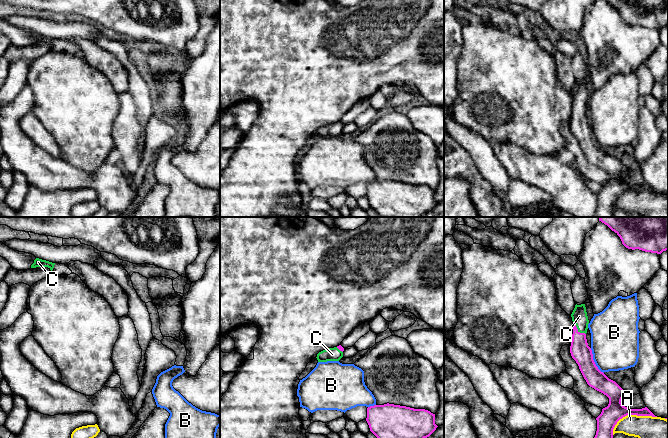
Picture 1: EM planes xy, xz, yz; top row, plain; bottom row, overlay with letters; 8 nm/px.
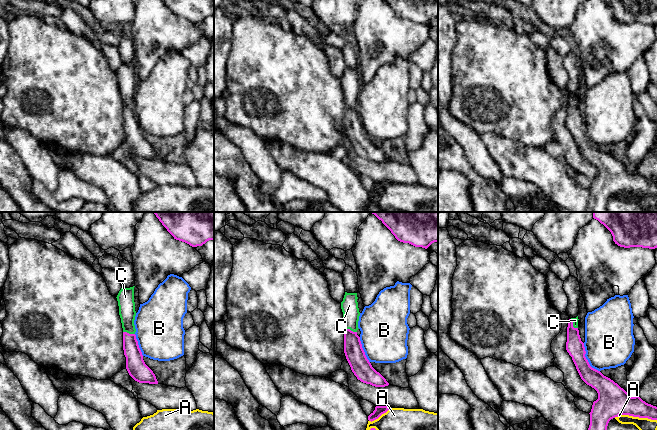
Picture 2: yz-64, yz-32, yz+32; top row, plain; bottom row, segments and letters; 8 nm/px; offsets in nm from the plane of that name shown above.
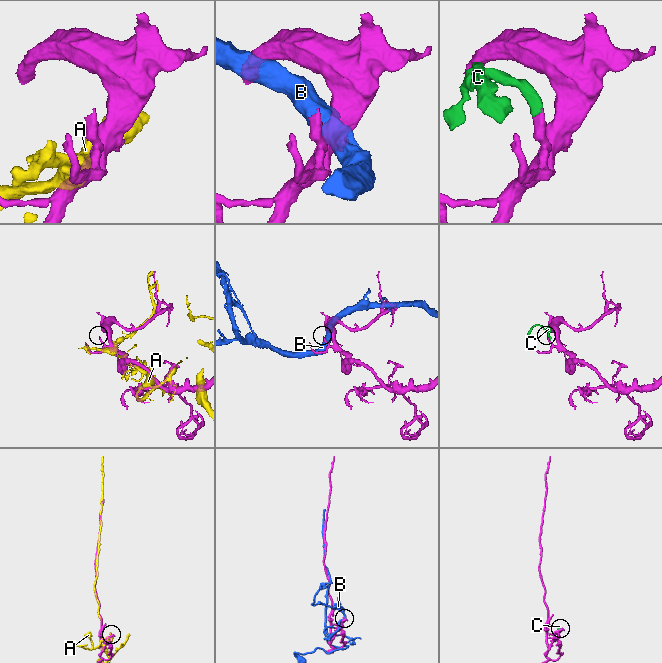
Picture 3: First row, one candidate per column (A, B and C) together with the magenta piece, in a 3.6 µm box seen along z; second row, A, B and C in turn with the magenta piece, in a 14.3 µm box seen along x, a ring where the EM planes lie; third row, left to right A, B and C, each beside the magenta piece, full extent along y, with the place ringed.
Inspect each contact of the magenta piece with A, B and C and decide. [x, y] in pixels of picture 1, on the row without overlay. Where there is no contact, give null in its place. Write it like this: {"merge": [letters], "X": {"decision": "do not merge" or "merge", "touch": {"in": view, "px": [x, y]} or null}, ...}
{"merge": ["C"], "A": {"decision": "do not merge", "touch": {"in": "yz", "px": [630, 190]}}, "B": {"decision": "do not merge", "touch": {"in": "yz", "px": [593, 137]}}, "C": {"decision": "merge", "touch": {"in": "yz", "px": [577, 106]}}}

